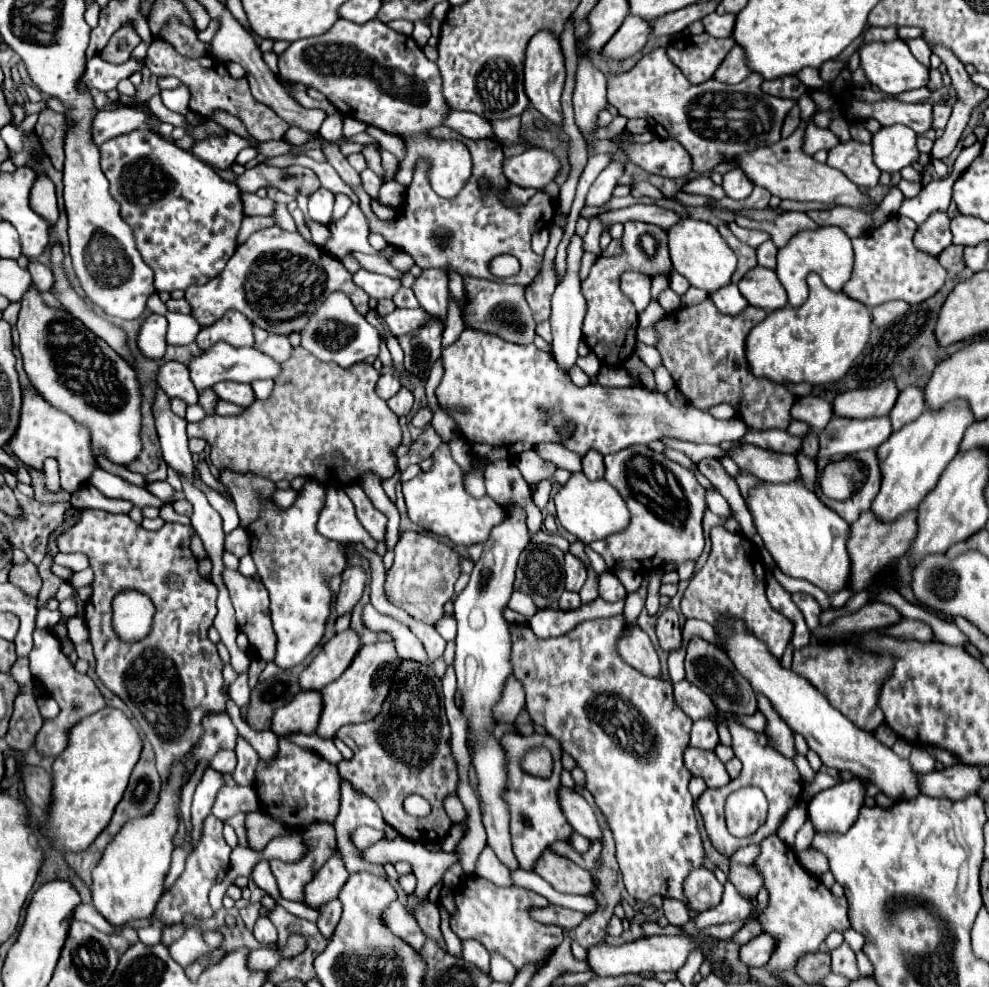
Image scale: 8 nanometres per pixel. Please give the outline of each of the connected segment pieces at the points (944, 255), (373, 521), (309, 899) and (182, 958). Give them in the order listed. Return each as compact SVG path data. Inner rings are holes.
M951 244L949 248L945 248L945 252L941 252L939 256L939 264L953 274L961 274L965 270L965 260L963 260L963 246L955 246Z
M349 484L343 488L347 492L347 496L353 500L355 504L355 512L359 522L363 524L363 528L377 540L377 542L385 542L385 528L387 528L387 518L383 512L379 512L373 502L367 498L367 494L363 492L363 488L359 484Z
M333 854L333 858L325 862L321 872L317 872L317 876L313 878L313 884L309 884L309 888L305 890L305 902L309 908L319 908L321 904L337 898L339 890L347 882L349 872L343 860L335 856L337 854Z
M185 924L185 934L169 946L173 960L177 960L181 966L189 966L201 958L207 958L215 950L217 948L211 948L205 944L203 930L195 924Z

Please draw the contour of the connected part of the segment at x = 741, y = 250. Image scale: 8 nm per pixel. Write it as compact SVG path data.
M721 224L719 228L719 234L725 238L725 242L731 246L731 250L735 252L735 256L737 256L737 270L735 270L735 274L733 274L733 284L737 284L743 276L745 276L745 272L747 270L751 270L751 268L755 268L757 264L755 264L755 248L751 248L751 246L747 246L747 244L743 244L741 240L737 240L735 236L733 236L733 232L729 230L729 226L727 224Z

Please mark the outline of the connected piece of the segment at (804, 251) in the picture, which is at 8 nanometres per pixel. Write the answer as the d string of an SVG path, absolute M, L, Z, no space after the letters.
M819 228L819 232L801 232L789 240L777 254L777 278L787 290L789 306L799 308L807 298L807 274L815 272L823 278L825 286L833 292L841 292L853 272L853 248L849 236L841 228Z

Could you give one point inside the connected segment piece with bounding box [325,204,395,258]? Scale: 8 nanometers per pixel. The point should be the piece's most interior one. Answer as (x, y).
(349, 234)

